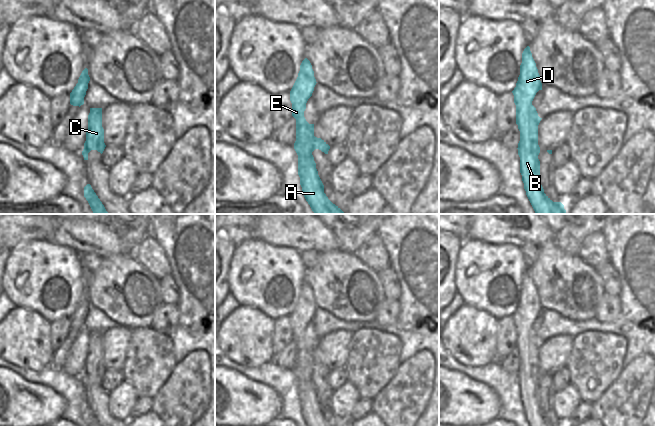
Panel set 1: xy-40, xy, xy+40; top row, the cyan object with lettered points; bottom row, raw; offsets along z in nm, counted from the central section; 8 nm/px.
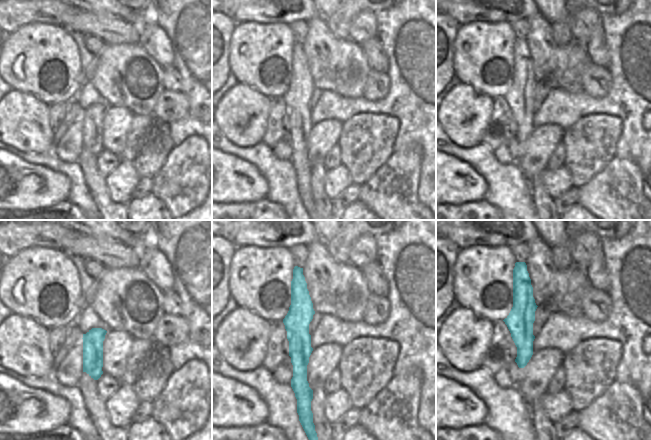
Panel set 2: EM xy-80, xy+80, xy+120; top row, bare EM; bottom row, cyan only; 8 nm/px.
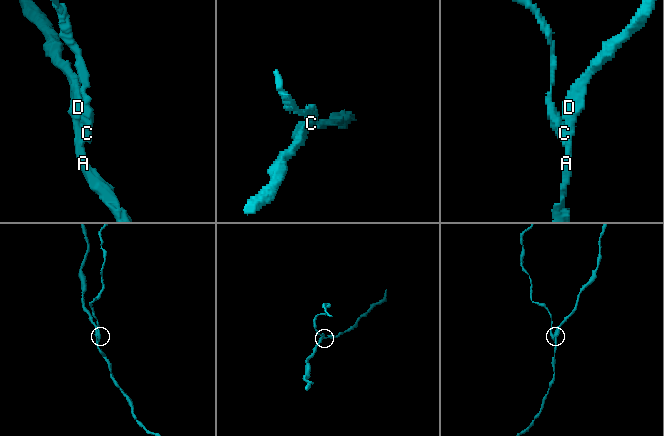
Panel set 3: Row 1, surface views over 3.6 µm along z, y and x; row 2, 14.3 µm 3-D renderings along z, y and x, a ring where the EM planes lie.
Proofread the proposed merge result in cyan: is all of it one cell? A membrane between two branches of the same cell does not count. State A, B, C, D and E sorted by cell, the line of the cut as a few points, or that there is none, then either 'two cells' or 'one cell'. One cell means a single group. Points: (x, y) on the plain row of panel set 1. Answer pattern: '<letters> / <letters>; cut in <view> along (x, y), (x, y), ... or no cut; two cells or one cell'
A B D E / C; cut in xy along (314, 360), (314, 372), (312, 374); two cells

